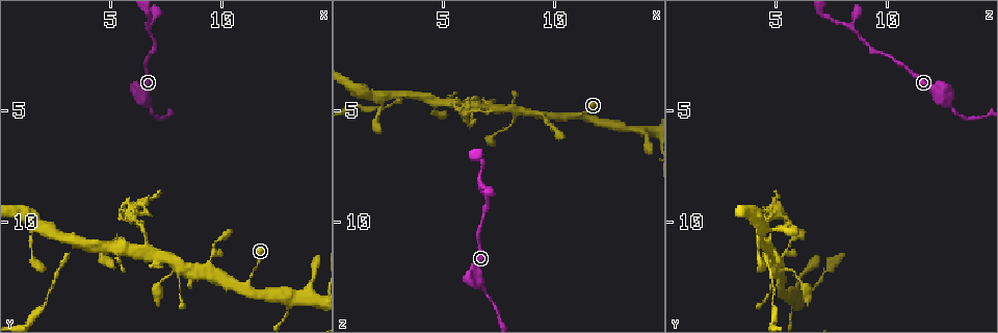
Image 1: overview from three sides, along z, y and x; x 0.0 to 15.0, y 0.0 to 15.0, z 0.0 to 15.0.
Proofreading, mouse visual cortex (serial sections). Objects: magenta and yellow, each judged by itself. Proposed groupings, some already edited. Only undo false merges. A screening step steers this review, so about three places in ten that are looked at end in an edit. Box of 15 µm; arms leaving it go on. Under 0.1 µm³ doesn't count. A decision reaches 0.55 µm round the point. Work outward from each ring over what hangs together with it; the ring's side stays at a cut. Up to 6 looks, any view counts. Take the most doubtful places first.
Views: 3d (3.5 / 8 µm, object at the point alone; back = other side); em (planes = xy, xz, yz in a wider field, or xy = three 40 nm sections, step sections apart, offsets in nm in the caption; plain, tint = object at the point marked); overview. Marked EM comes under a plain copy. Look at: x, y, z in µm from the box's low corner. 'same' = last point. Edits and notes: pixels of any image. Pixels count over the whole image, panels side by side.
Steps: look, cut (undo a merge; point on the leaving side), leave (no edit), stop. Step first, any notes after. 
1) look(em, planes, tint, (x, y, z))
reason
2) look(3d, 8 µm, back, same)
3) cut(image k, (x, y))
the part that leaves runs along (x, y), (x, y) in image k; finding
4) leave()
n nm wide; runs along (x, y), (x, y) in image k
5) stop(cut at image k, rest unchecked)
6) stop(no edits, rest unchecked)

look(3d, 8 µm, (6.4, 4.3, 12.3))
sharp bend

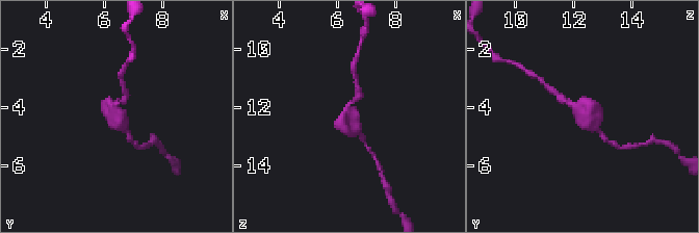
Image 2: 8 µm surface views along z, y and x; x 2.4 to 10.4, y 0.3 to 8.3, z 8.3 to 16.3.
look(em, xy, step 1, tint, (6.4, 4.4, 12.4))

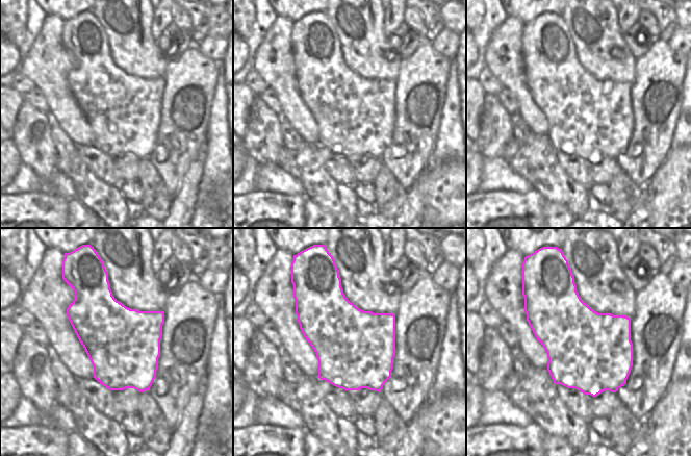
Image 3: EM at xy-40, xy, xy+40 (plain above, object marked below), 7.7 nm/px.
leave()
runs along (564, 99), (593, 123), (604, 138) in image 2; all the same cell

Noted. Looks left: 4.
look(3d, 3.5 µm, (11.2, 12.7, 5.2))
a fork

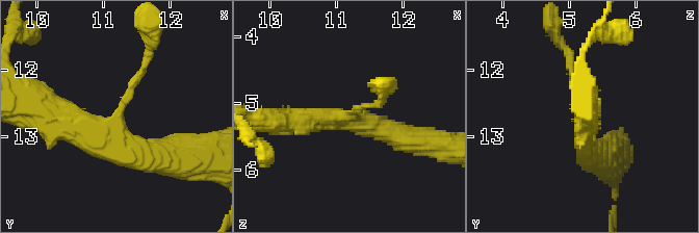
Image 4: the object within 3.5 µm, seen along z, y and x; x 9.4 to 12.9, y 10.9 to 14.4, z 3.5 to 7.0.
look(em, xy, step 3, tint, (11.25, 12.65, 5.10))

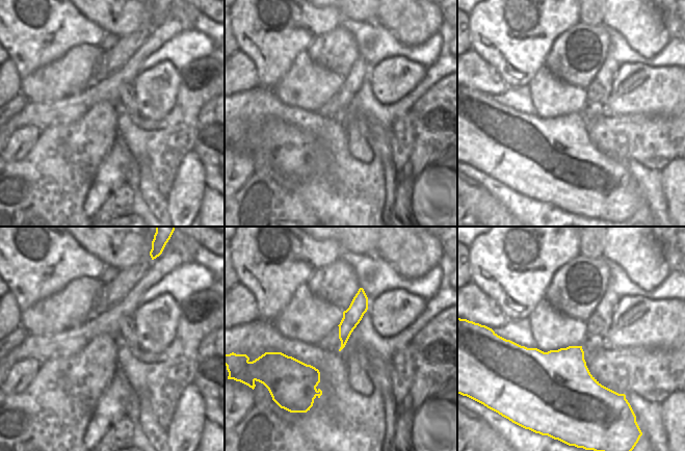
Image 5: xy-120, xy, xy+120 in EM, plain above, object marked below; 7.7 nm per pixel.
look(em, xy, step 2, tint, same)
cut it another way

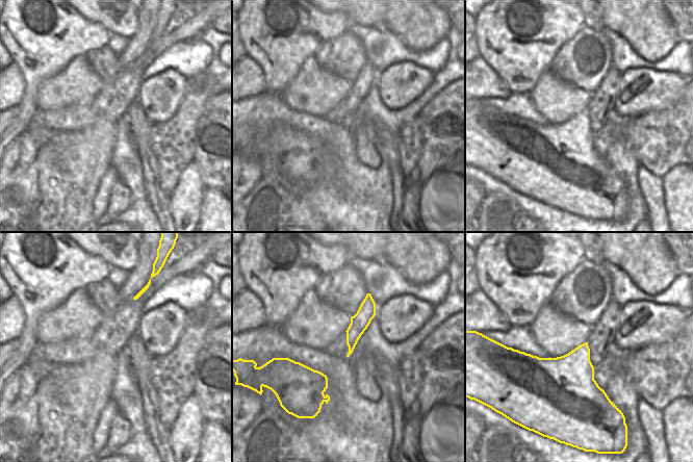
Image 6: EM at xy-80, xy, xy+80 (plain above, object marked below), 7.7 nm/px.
leave()
runs along (149, 52), (104, 129), (56, 119) in image 4; all the same cell

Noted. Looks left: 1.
stop(no edits, rest unchecked)

